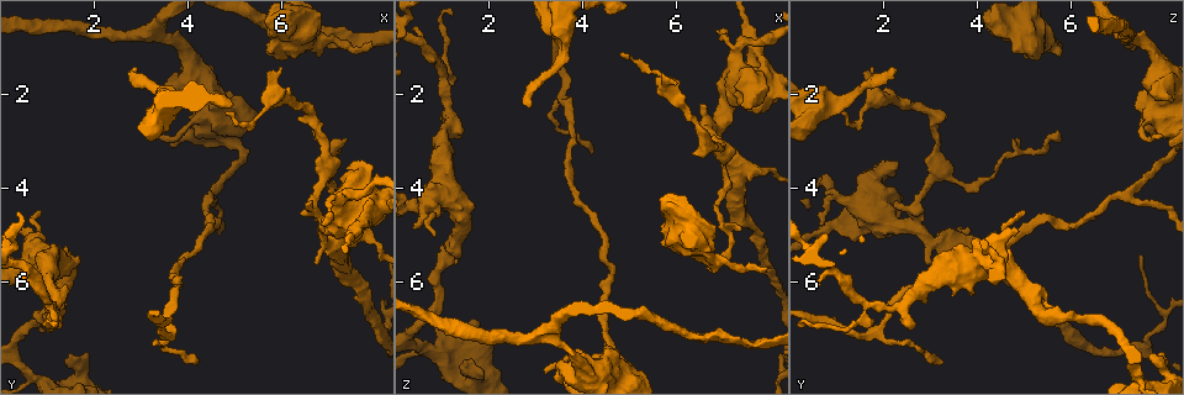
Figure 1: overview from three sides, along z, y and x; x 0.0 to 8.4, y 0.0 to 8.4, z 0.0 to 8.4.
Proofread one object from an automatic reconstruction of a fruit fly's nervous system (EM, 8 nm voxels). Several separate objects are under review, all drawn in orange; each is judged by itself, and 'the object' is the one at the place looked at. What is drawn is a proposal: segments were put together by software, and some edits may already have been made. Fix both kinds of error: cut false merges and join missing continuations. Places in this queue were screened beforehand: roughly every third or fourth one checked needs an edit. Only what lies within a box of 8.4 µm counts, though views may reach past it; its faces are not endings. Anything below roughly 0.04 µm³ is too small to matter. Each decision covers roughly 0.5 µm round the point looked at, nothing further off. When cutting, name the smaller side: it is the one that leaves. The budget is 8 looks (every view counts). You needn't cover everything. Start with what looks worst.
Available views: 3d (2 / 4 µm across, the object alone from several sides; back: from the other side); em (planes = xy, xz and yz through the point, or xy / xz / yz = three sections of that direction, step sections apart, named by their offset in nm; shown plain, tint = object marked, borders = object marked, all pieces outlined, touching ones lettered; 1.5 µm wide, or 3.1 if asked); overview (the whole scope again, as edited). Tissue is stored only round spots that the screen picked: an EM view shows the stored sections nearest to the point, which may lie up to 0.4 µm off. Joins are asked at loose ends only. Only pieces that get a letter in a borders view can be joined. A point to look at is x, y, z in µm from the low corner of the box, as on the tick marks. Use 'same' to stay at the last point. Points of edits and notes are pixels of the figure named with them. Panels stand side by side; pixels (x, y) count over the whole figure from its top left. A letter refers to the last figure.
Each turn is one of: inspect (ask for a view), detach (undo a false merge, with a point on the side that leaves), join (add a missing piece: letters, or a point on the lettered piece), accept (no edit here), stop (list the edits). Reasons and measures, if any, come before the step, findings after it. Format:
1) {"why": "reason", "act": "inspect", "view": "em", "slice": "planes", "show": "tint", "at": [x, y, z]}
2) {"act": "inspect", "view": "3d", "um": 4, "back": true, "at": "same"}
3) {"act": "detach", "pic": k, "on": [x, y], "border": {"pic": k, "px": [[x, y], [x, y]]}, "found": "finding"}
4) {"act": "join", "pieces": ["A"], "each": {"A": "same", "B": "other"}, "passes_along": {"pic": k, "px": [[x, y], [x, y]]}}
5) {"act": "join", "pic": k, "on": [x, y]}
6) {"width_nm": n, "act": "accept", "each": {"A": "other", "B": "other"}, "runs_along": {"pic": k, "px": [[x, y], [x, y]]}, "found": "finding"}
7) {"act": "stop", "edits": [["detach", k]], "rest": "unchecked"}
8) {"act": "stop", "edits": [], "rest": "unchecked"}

{"why": "thin end", "act": "inspect", "view": "em", "slice": "yz", "step": 8, "show": "plain", "at": [2.85, 1.50, 2.30]}

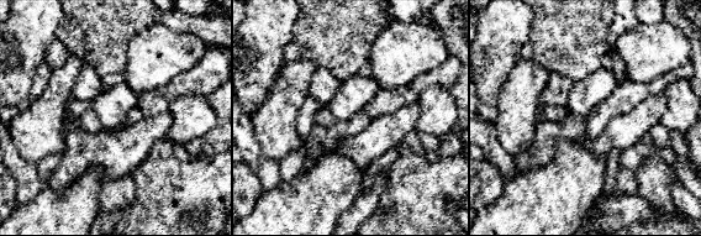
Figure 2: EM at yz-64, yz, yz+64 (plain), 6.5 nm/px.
{"why": "what lies round it", "act": "inspect", "view": "em", "slice": "yz", "step": 8, "show": "borders", "at": "same"}

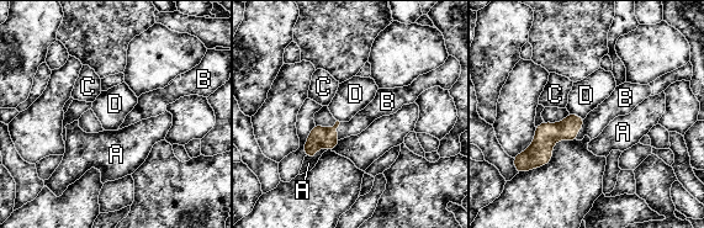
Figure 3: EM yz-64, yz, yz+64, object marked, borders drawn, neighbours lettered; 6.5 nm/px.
{"longest_contact_nm": ["B", 160], "act": "join", "pieces": ["B"], "each": {"A": "other", "B": "same", "C": "other", "D": "other"}, "found": "the cell continues"}

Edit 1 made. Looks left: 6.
{"why": "see it whole again", "act": "inspect", "view": "overview"}

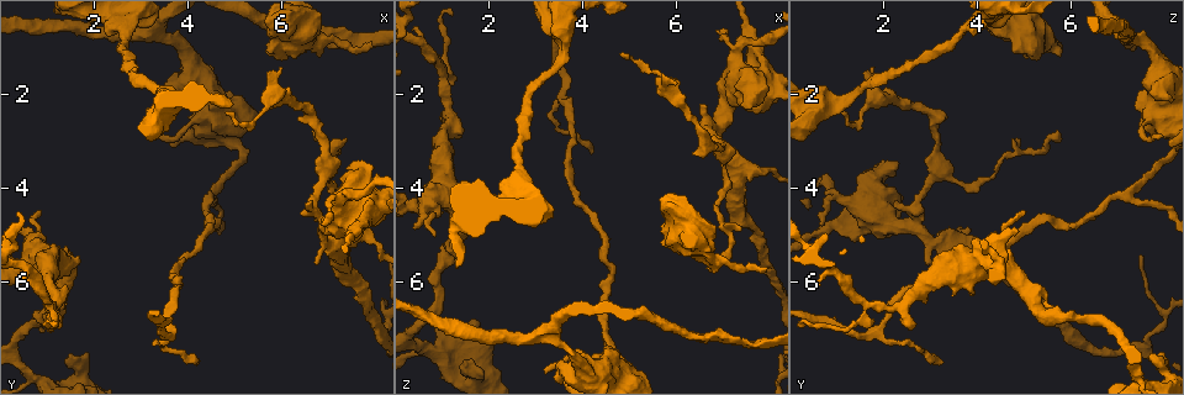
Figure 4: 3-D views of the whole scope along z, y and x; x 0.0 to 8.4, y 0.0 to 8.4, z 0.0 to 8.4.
{"act": "inspect", "view": "3d", "um": 4, "at": [5.65, 1.10, 5.20]}

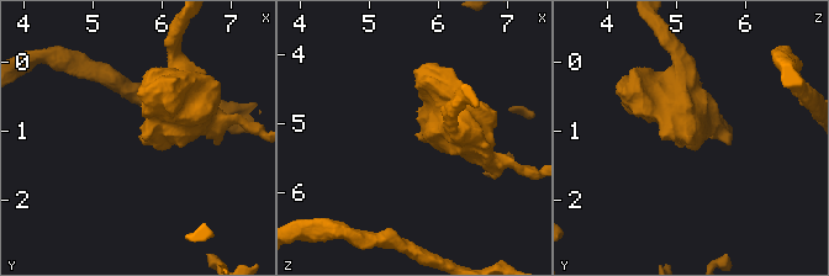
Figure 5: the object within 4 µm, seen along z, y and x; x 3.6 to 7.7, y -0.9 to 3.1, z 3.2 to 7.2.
{"act": "inspect", "view": "em", "slice": "yz", "step": 4, "show": "tint", "at": [5.70, 1.10, 5.20]}

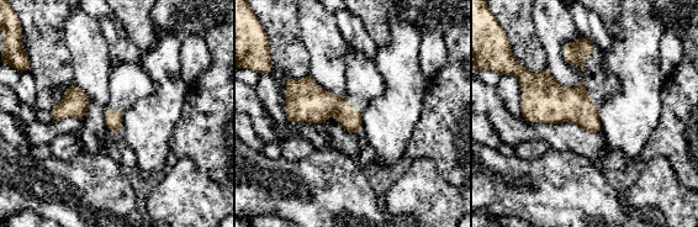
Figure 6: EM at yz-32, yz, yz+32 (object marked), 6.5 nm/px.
{"act": "inspect", "view": "em", "slice": "planes", "show": "borders", "at": "same"}

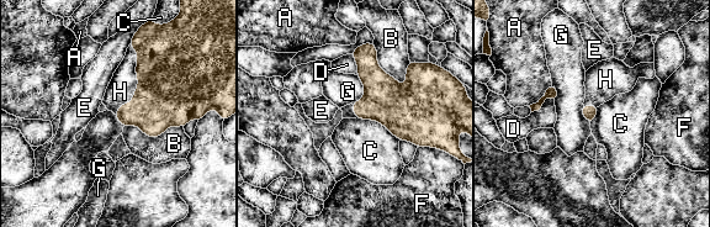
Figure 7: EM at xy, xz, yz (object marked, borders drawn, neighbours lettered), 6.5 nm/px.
{"longest_contact_nm": ["H", 480], "act": "join", "pieces": ["H"], "each": {"A": "other", "B": "other", "C": "other", "D": "other", "E": "other", "F": "other", "G": "other", "H": "same"}, "passes_along": {"pic": 7, "px": [[176, 78], [138, 82], [120, 91]]}, "found": "the cell continues"}

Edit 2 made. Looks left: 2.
{"act": "stop", "edits": [["join", 3], ["join", 7]], "rest": "unchecked"}

